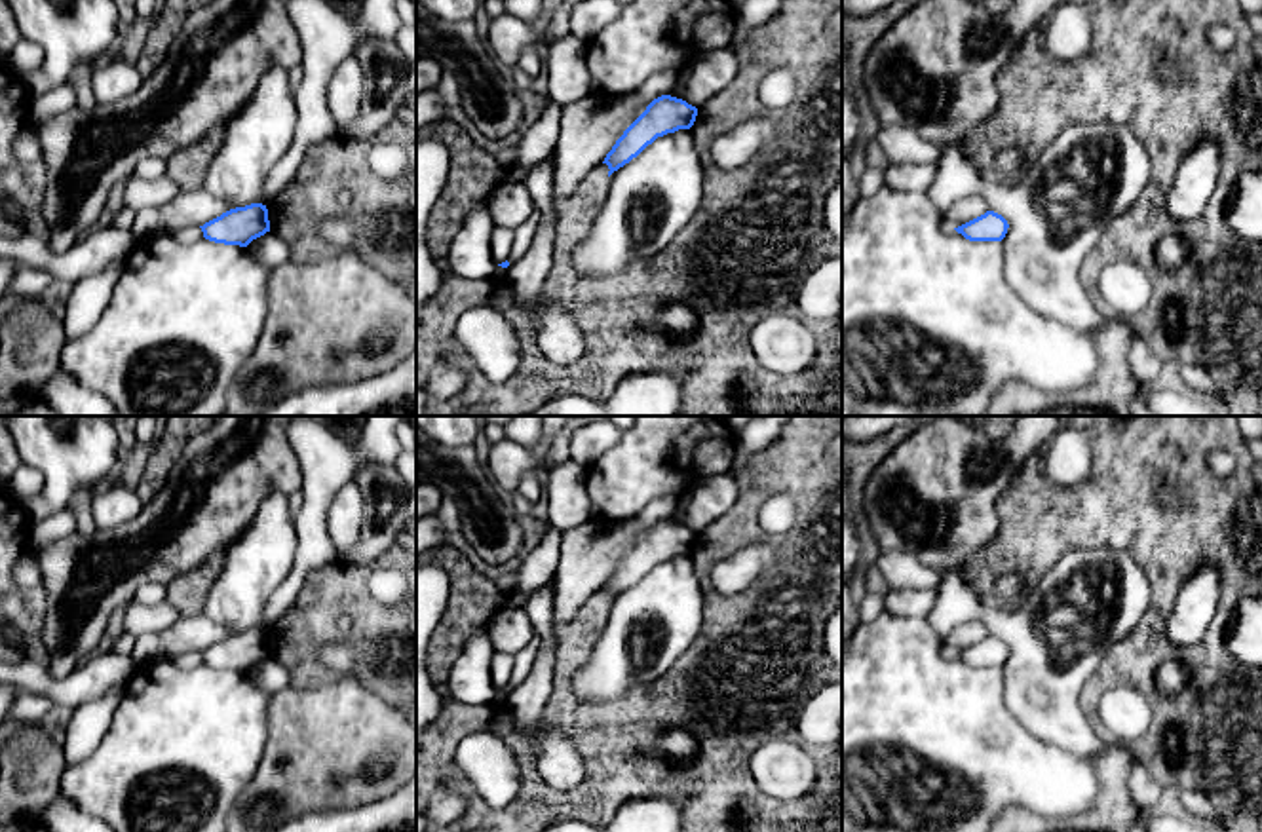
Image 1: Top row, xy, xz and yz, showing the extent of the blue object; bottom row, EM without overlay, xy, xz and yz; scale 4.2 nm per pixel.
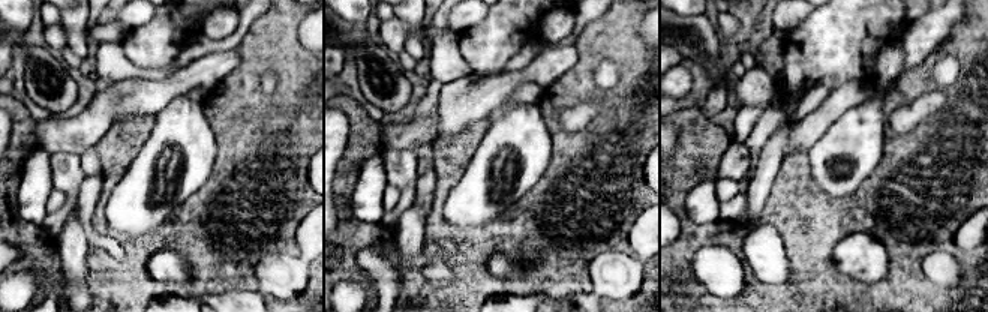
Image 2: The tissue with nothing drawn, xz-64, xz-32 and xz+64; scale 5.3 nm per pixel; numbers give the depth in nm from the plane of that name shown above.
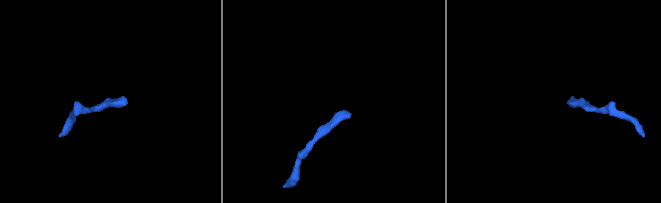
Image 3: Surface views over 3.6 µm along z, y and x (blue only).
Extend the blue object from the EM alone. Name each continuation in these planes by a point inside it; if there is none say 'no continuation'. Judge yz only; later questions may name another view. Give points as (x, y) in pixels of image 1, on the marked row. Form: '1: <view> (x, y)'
no continuation

